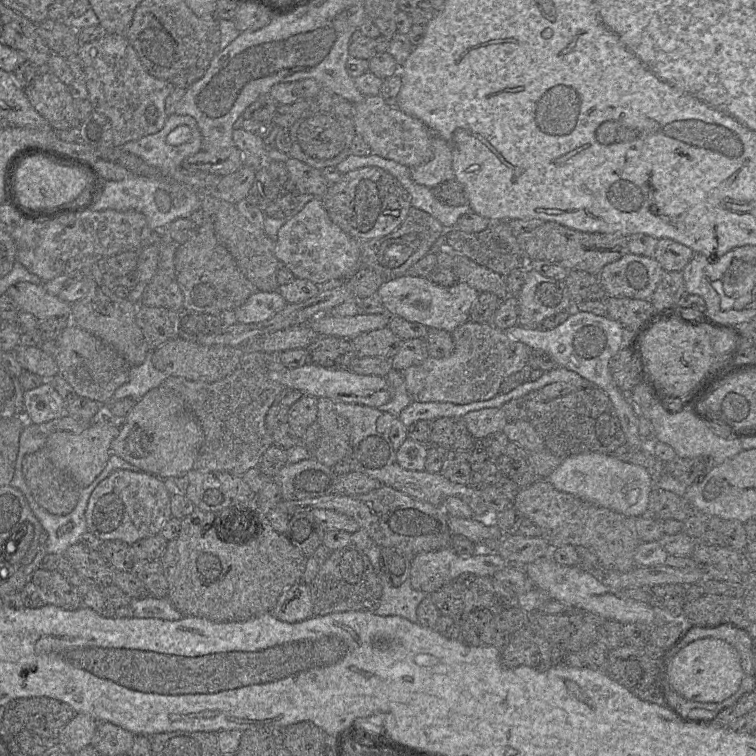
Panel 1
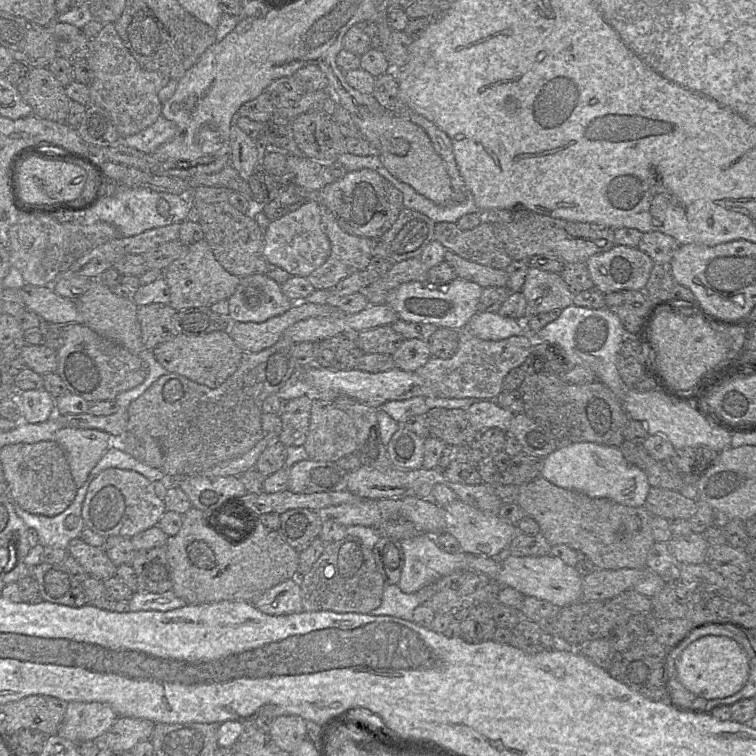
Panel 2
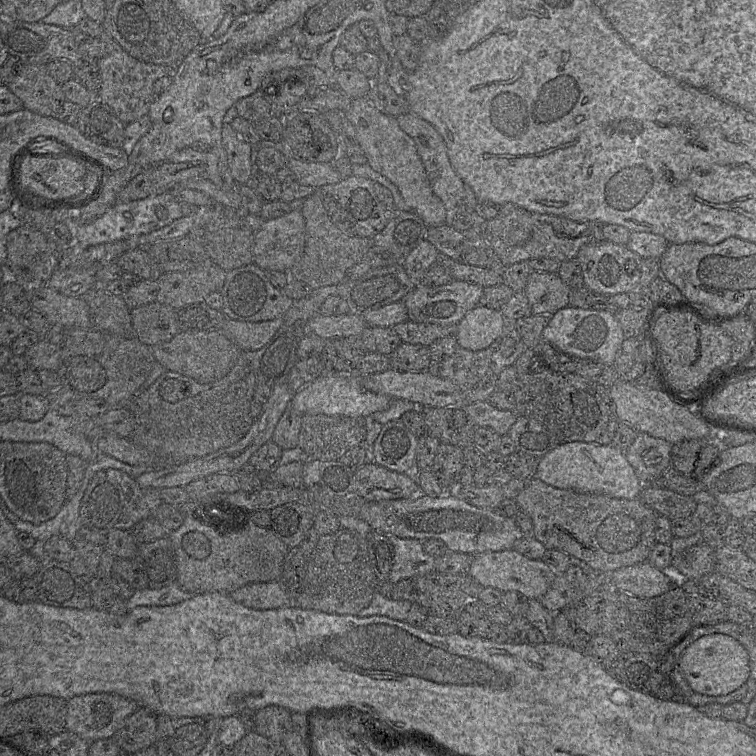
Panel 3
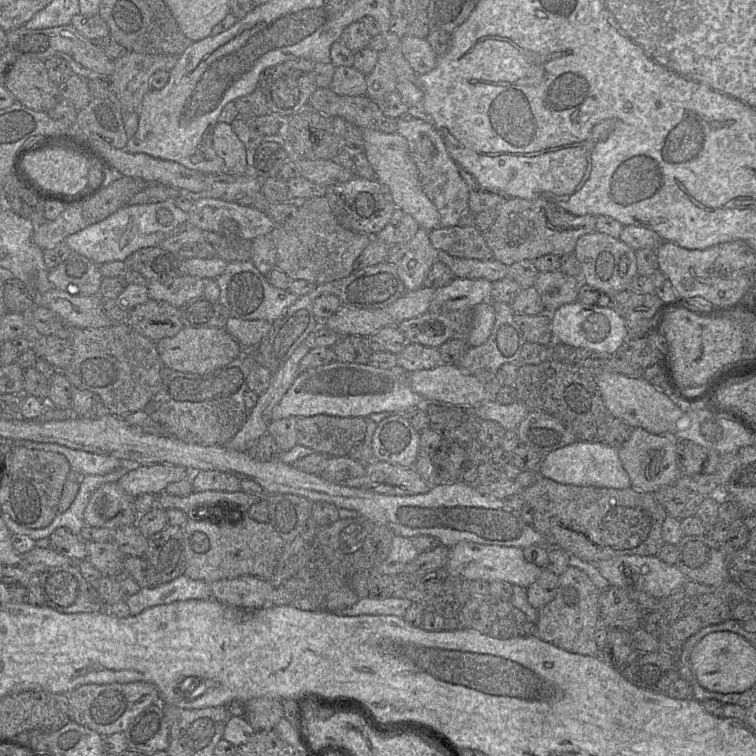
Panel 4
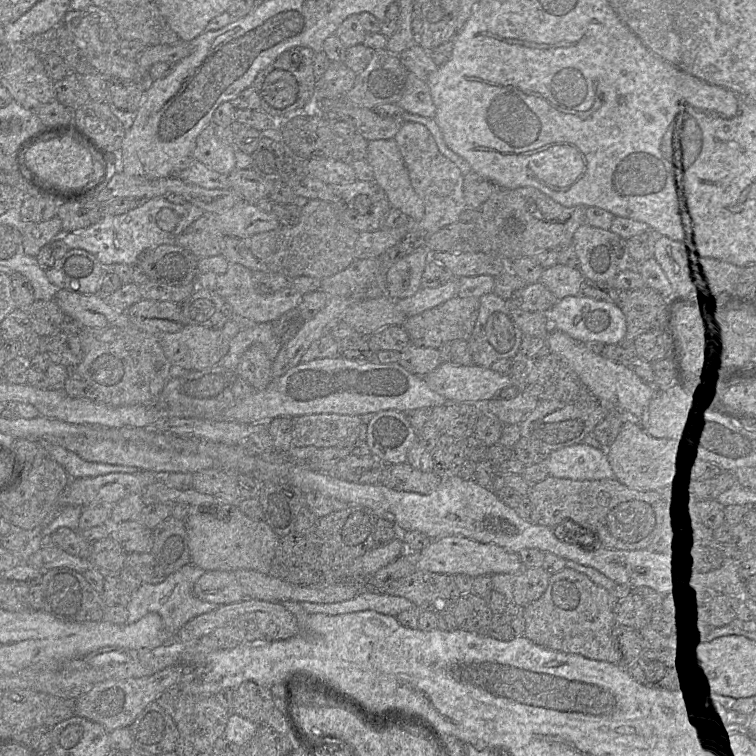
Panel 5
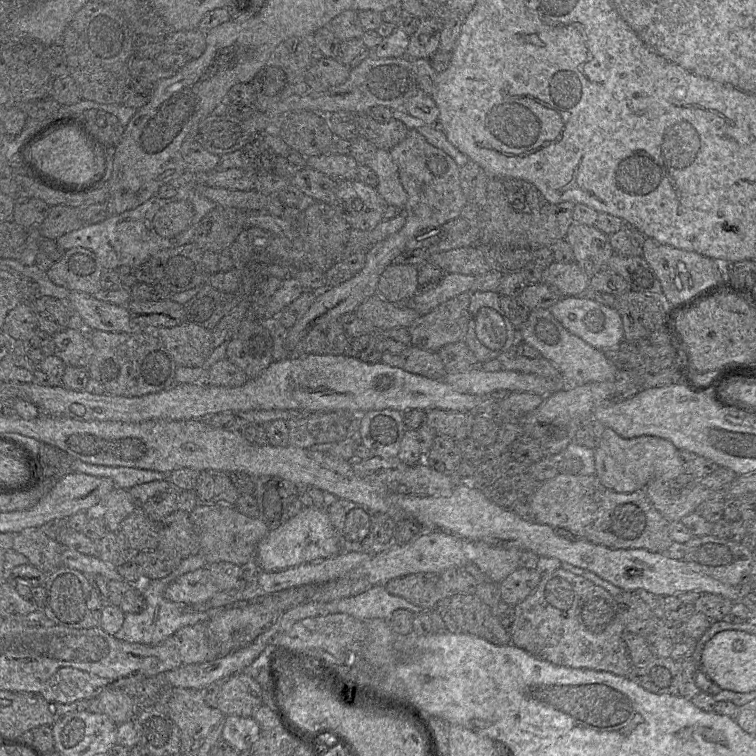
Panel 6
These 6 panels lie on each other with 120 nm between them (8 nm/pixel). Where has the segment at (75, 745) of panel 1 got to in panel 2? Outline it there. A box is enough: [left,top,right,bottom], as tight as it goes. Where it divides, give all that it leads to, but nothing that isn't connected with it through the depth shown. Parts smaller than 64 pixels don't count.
[57,702,117,744]

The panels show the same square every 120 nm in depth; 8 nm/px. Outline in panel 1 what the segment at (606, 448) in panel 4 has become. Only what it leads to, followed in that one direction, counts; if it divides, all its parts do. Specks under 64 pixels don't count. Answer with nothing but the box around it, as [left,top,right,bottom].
[547,452,654,518]

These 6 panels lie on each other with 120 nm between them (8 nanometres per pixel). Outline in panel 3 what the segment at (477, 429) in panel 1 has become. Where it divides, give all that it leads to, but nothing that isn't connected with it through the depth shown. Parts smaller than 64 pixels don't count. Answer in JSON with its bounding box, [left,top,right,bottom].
[465,401,517,436]

